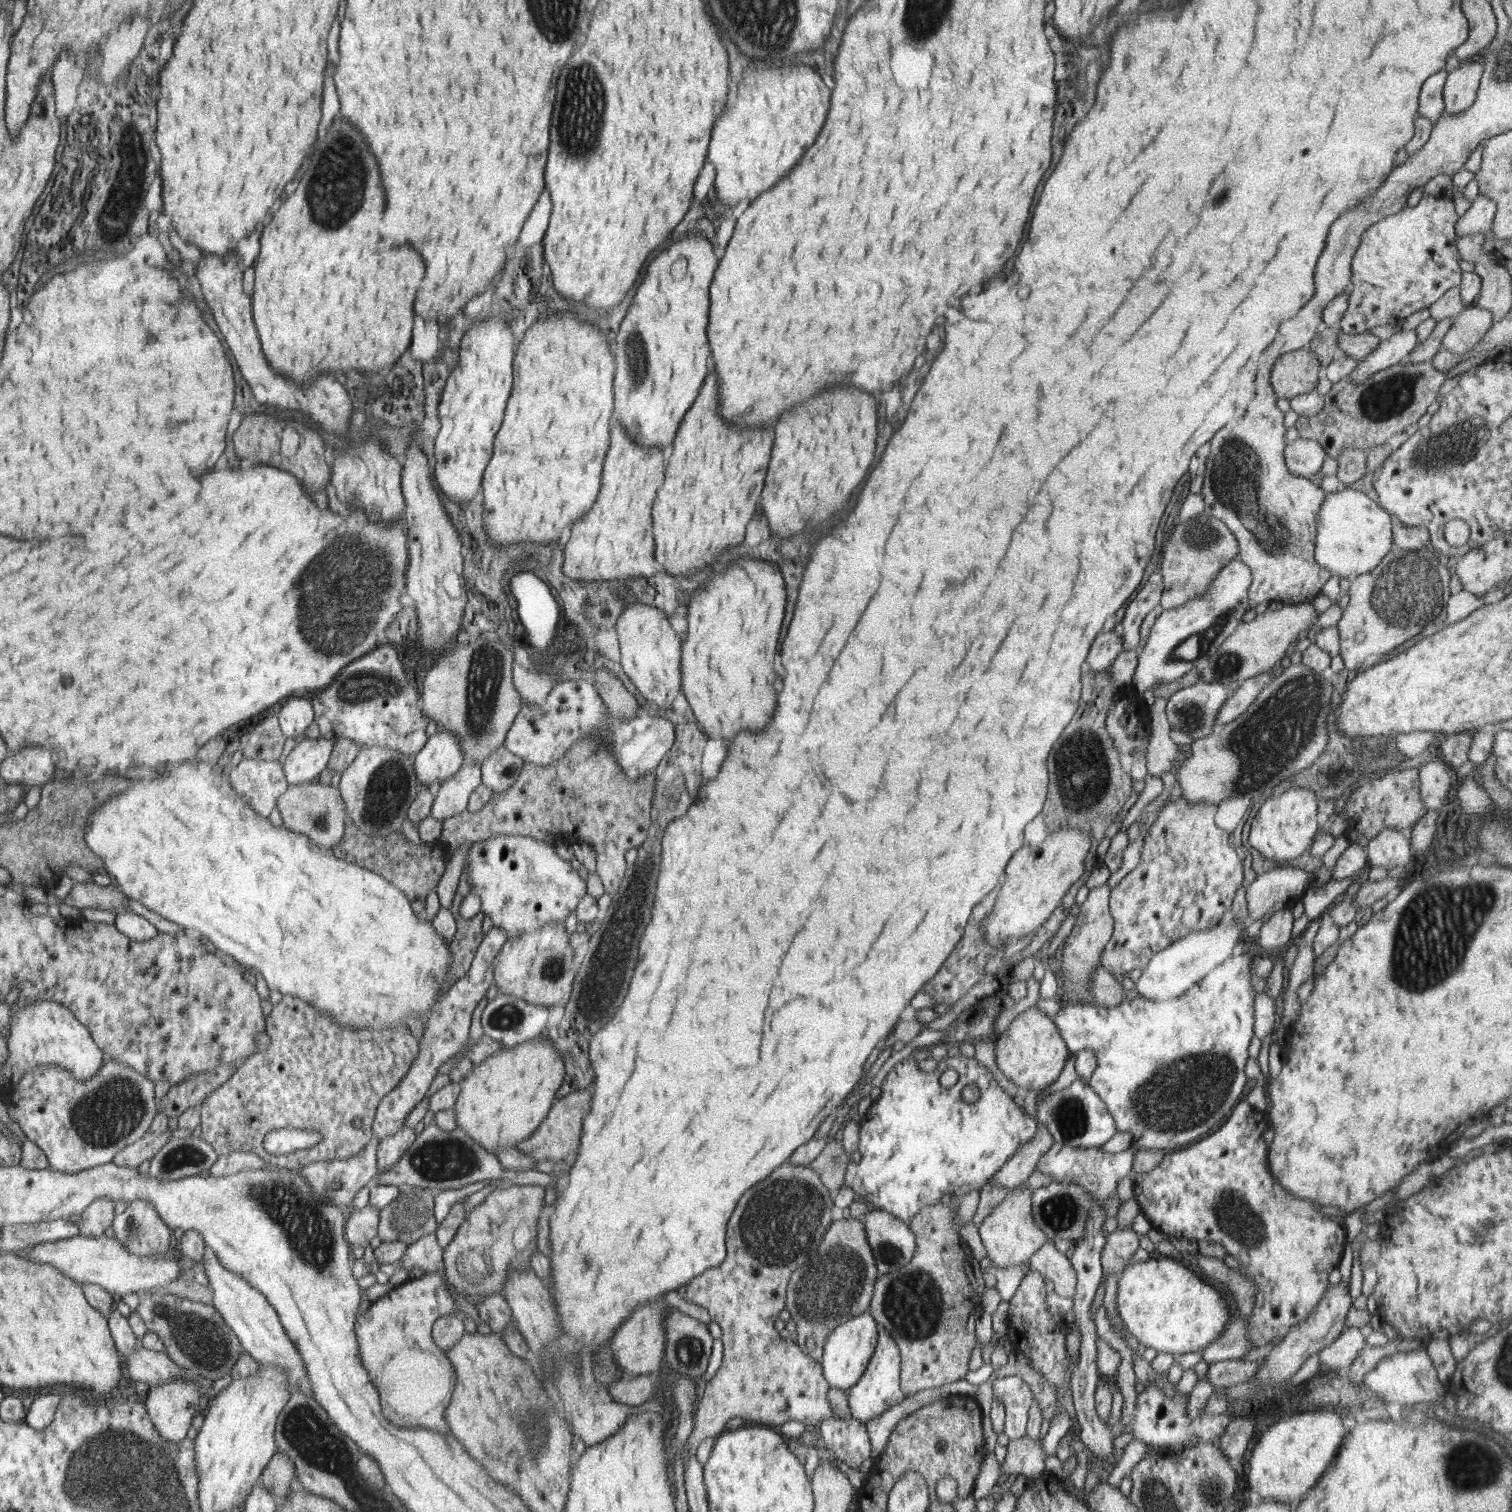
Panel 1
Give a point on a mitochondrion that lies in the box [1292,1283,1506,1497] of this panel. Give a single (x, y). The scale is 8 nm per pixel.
(1469, 1466)

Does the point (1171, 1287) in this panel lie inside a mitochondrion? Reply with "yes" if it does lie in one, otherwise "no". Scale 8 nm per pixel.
no

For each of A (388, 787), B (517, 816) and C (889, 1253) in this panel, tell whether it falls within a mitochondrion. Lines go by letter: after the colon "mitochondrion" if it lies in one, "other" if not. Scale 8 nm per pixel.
A: mitochondrion
B: other
C: mitochondrion

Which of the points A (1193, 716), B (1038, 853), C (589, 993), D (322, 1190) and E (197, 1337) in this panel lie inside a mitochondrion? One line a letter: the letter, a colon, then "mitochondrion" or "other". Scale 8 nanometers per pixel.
A: mitochondrion
B: other
C: mitochondrion
D: mitochondrion
E: mitochondrion

